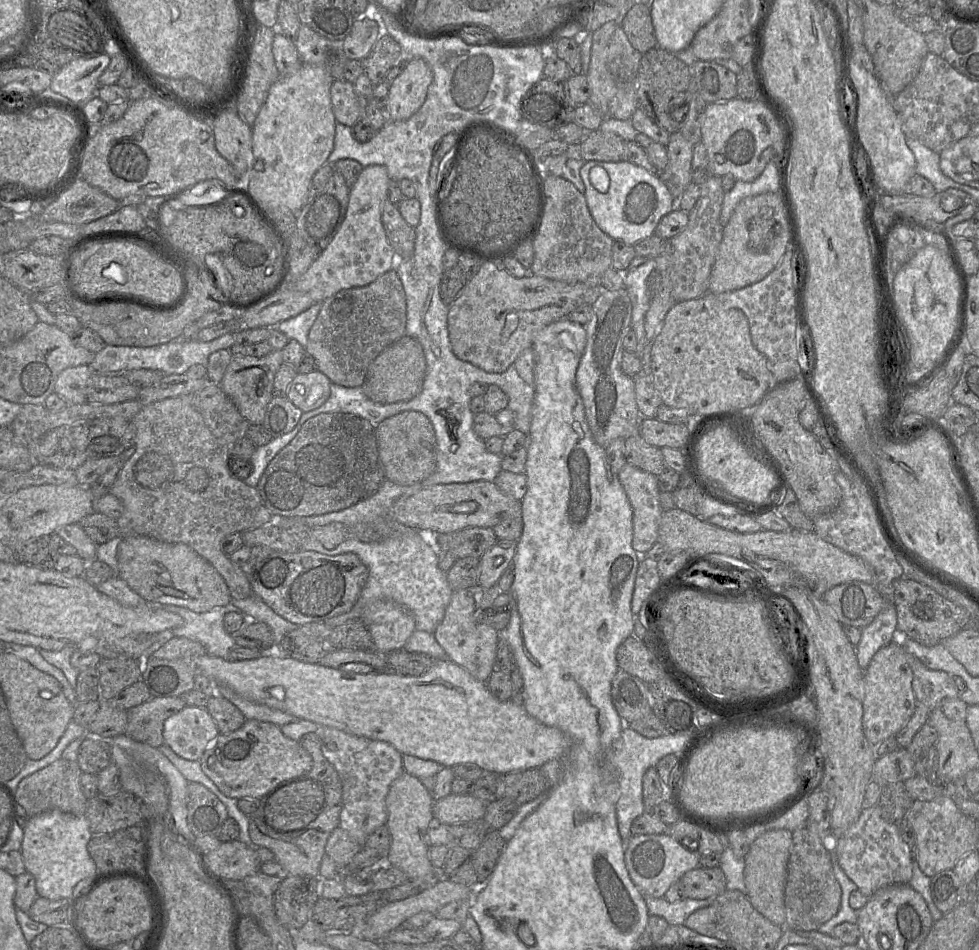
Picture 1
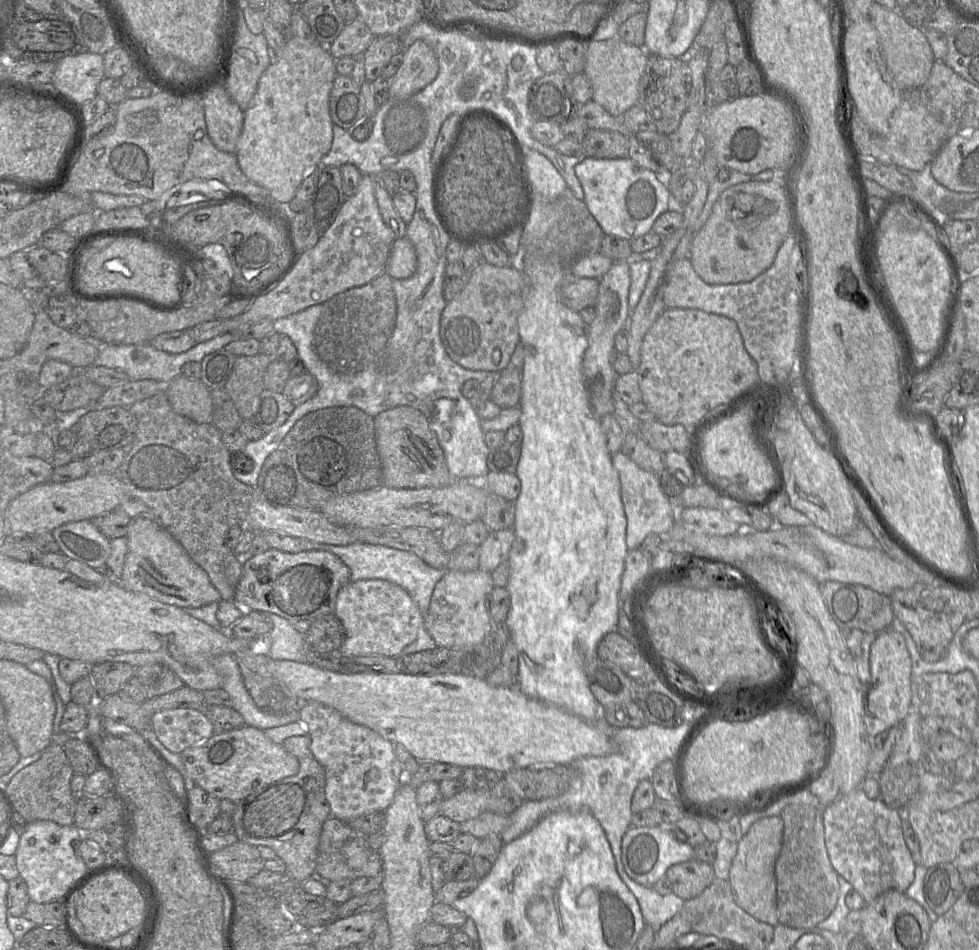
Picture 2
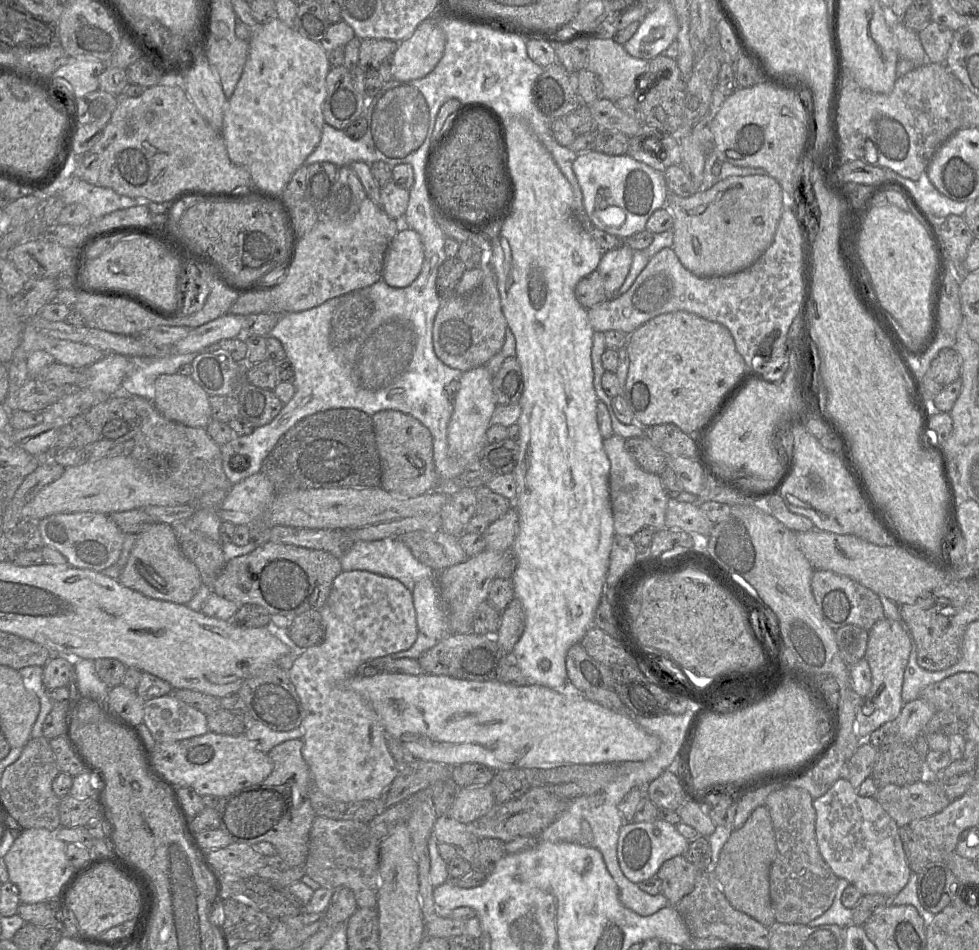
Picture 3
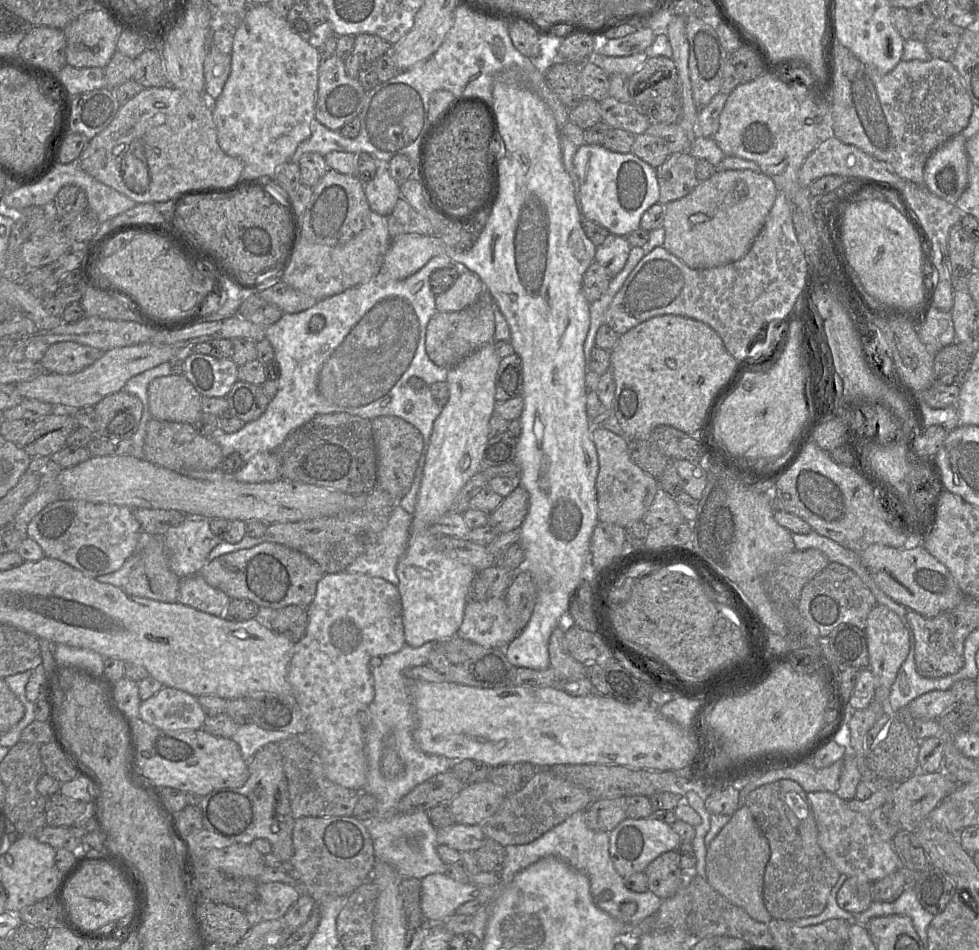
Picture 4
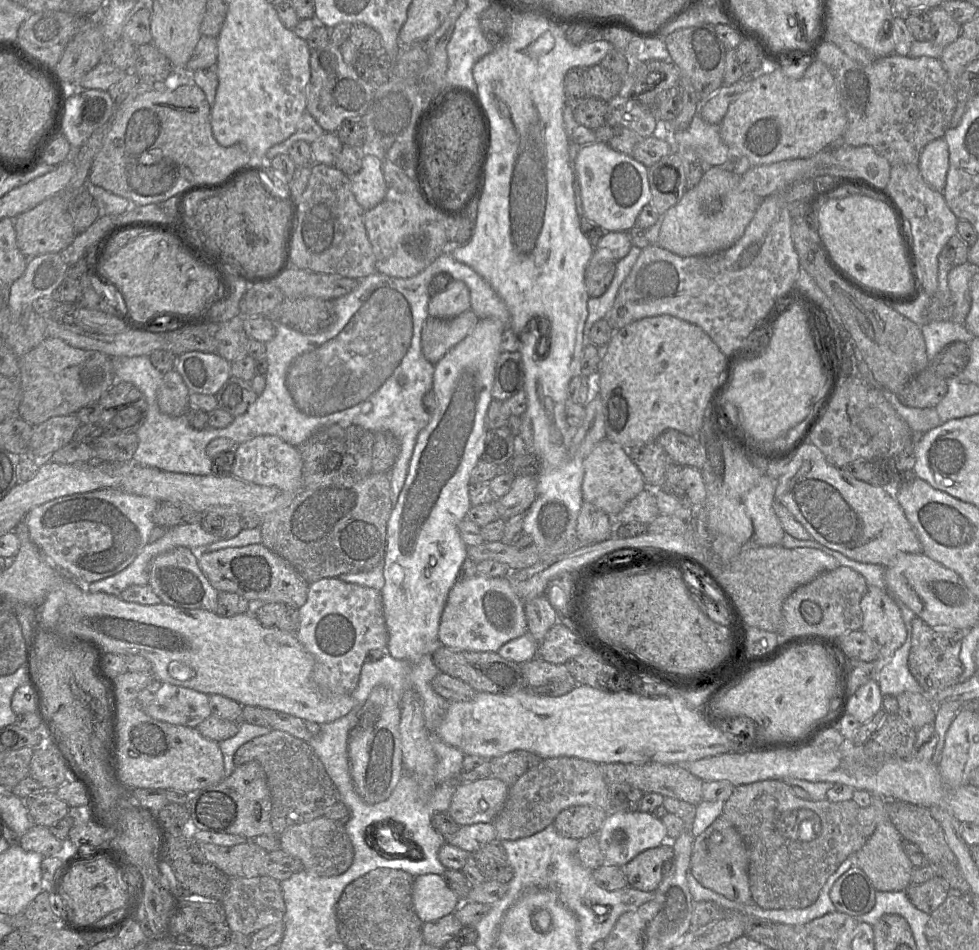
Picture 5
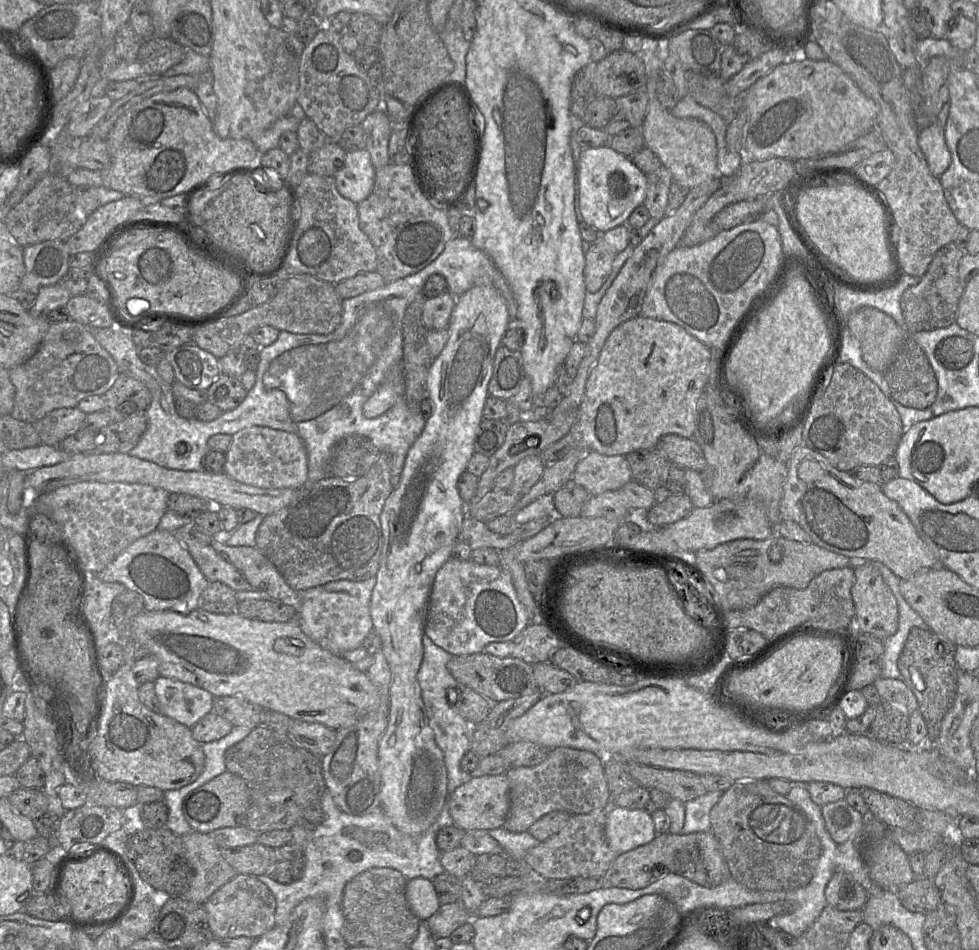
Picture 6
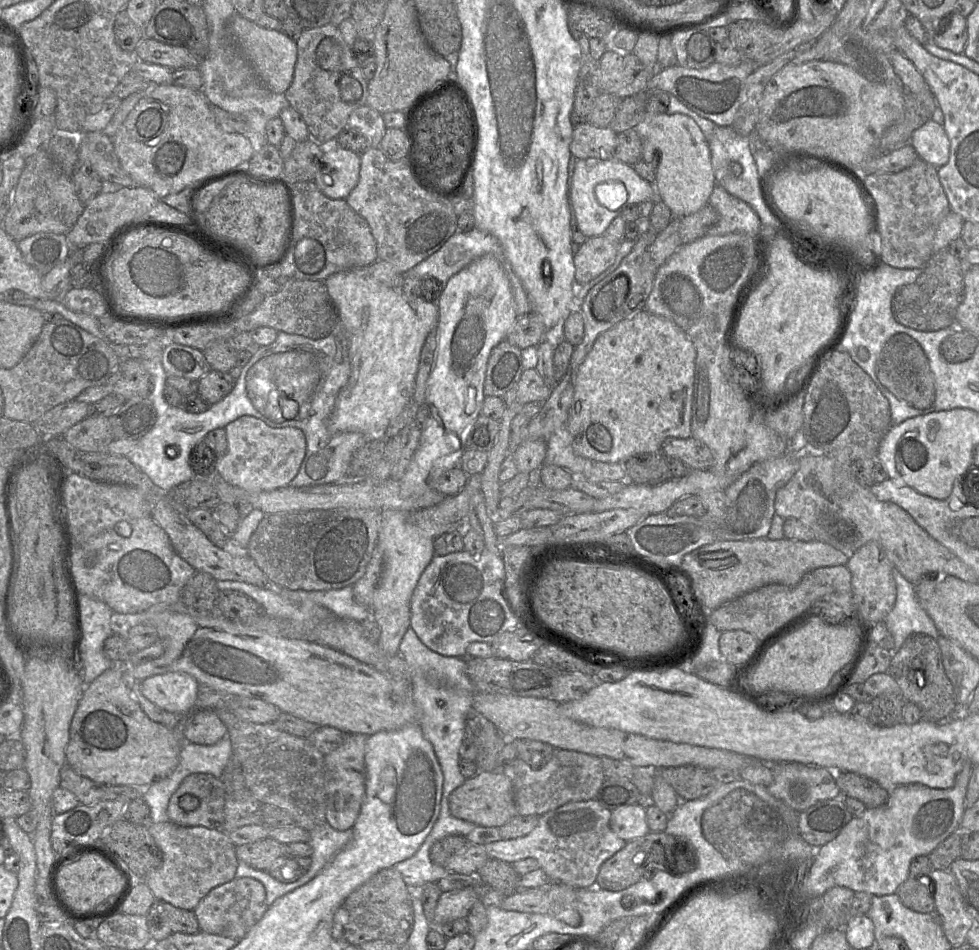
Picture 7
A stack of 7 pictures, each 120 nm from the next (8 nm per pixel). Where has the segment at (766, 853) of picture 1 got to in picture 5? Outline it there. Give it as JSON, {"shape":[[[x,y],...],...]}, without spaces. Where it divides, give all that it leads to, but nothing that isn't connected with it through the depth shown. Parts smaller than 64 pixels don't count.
{"shape":[[[722,815],[702,834],[695,837],[690,861],[690,872],[695,879],[705,888],[730,900],[757,905],[751,895],[748,865],[748,851],[742,837],[733,824]]]}

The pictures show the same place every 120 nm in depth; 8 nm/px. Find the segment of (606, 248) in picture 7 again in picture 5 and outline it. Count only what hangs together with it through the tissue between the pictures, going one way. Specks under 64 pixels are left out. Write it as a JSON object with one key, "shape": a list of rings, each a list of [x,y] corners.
{"shape":[[[594,250],[584,274],[589,297],[599,297],[606,292],[614,276],[616,262],[609,250]]]}

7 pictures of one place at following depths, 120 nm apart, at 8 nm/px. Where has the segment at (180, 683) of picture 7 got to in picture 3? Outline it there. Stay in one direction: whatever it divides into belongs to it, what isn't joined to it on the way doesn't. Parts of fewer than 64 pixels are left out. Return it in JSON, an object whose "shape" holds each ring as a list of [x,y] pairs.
{"shape":[[[172,694],[144,703],[143,724],[156,742],[175,742],[209,732],[207,715]]]}

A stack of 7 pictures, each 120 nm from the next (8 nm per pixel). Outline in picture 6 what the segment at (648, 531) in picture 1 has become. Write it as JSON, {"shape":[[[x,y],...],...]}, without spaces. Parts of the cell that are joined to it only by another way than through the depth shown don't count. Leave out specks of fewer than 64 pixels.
{"shape":[[[590,451],[577,464],[573,480],[594,496],[618,490],[633,477],[626,456],[607,456]]]}

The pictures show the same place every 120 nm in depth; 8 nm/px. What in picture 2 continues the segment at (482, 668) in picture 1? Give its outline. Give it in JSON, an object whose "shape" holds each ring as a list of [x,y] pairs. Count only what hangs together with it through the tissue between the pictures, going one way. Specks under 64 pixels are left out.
{"shape":[[[476,569],[461,572],[446,570],[443,577],[434,587],[430,606],[424,616],[424,627],[429,632],[438,647],[452,648],[484,643],[491,627],[491,617],[488,611],[488,597],[494,588],[491,573]]]}

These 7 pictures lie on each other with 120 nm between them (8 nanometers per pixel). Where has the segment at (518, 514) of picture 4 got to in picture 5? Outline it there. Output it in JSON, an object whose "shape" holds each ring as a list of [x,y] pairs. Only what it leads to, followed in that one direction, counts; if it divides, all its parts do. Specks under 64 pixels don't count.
{"shape":[[[537,475],[515,476],[510,490],[497,499],[500,519],[507,521],[513,516],[525,513],[536,499]]]}

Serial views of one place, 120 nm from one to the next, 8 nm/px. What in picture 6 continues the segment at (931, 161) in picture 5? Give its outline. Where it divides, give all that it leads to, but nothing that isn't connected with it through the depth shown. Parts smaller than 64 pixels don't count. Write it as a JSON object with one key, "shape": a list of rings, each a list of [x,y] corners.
{"shape":[[[934,122],[919,130],[917,141],[930,172],[940,178],[951,164],[951,153],[944,138],[944,128]]]}

